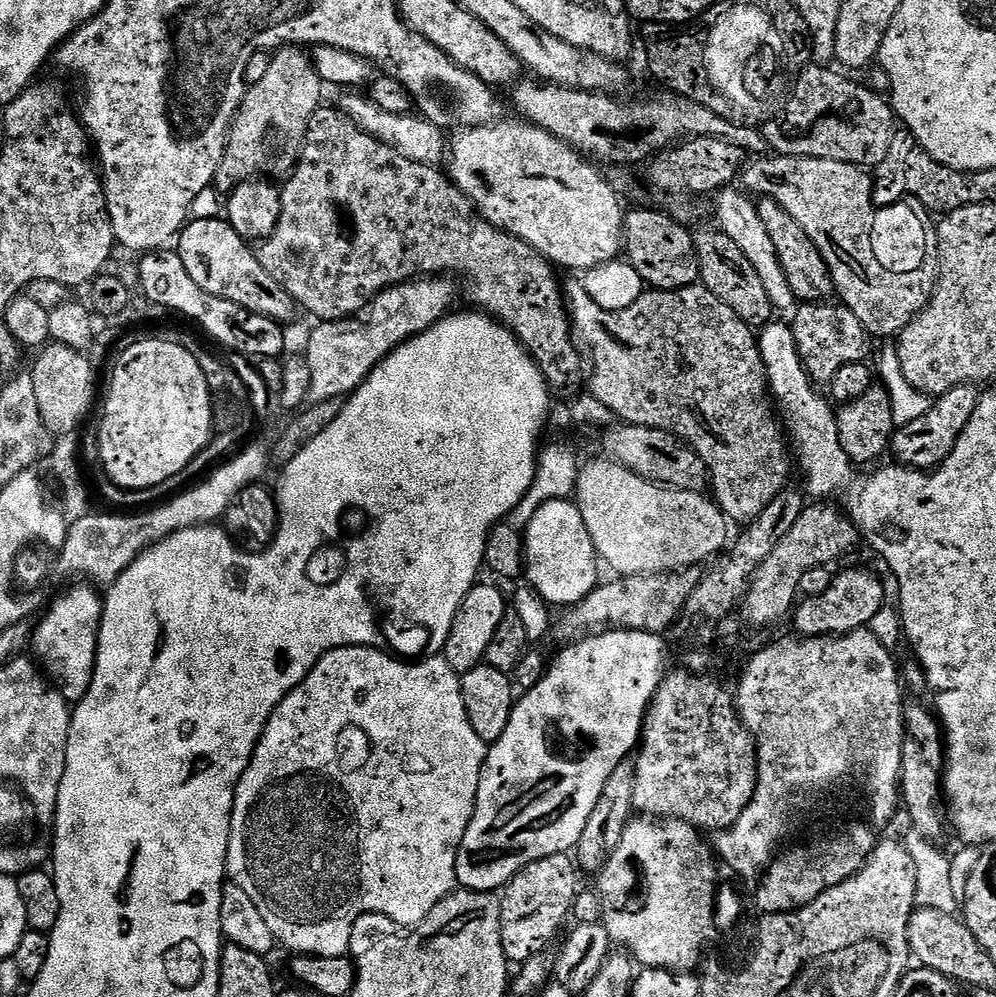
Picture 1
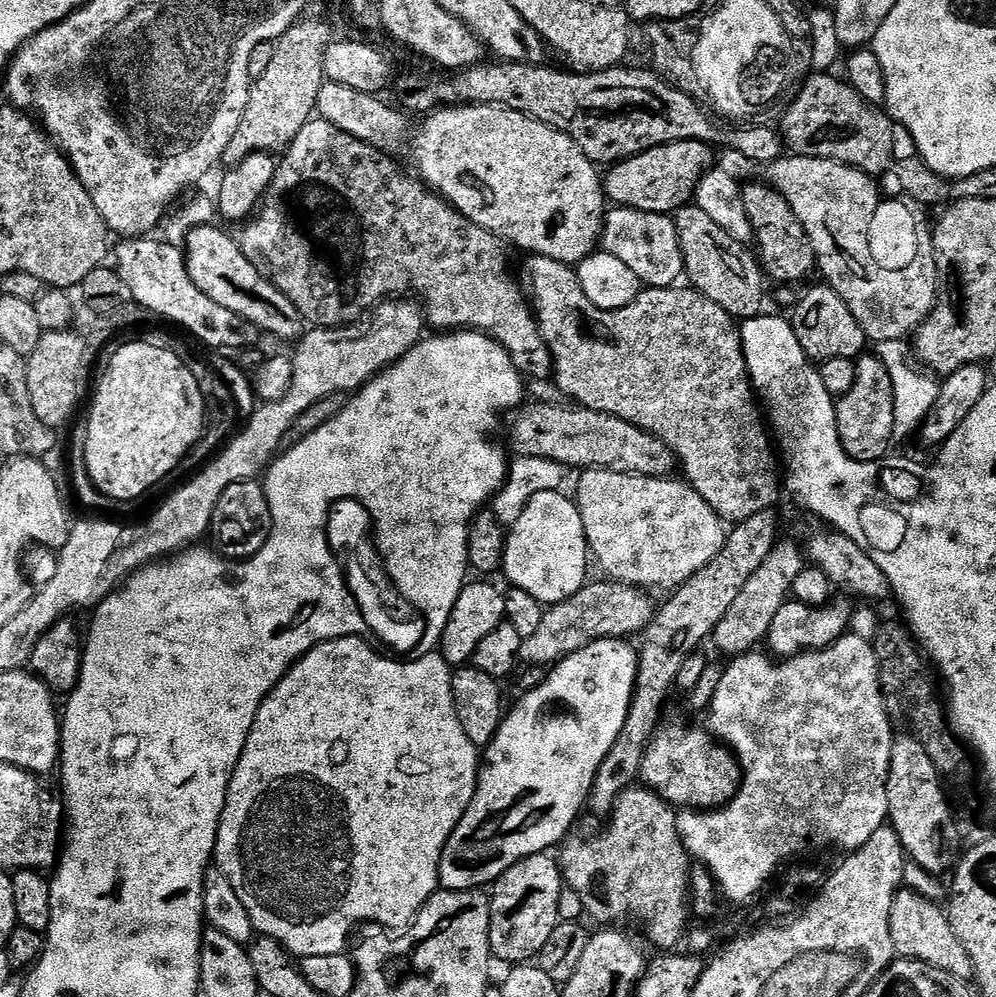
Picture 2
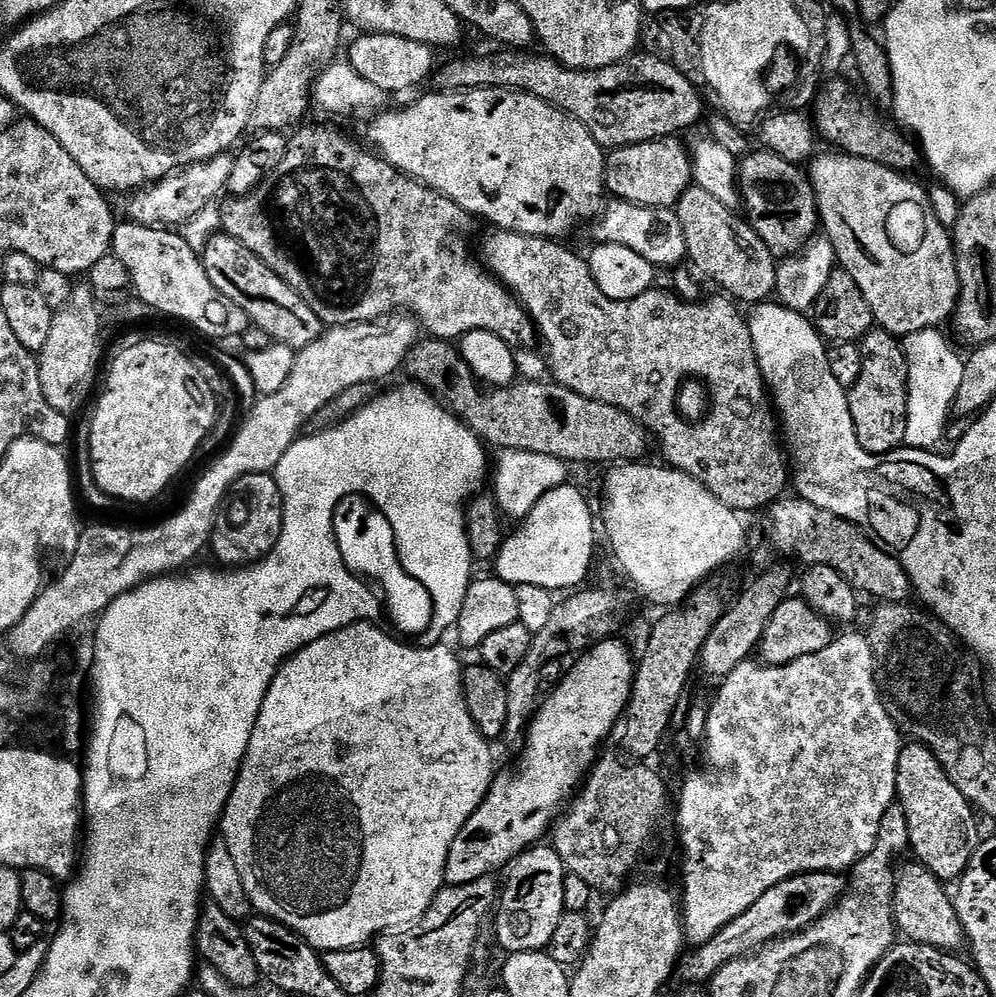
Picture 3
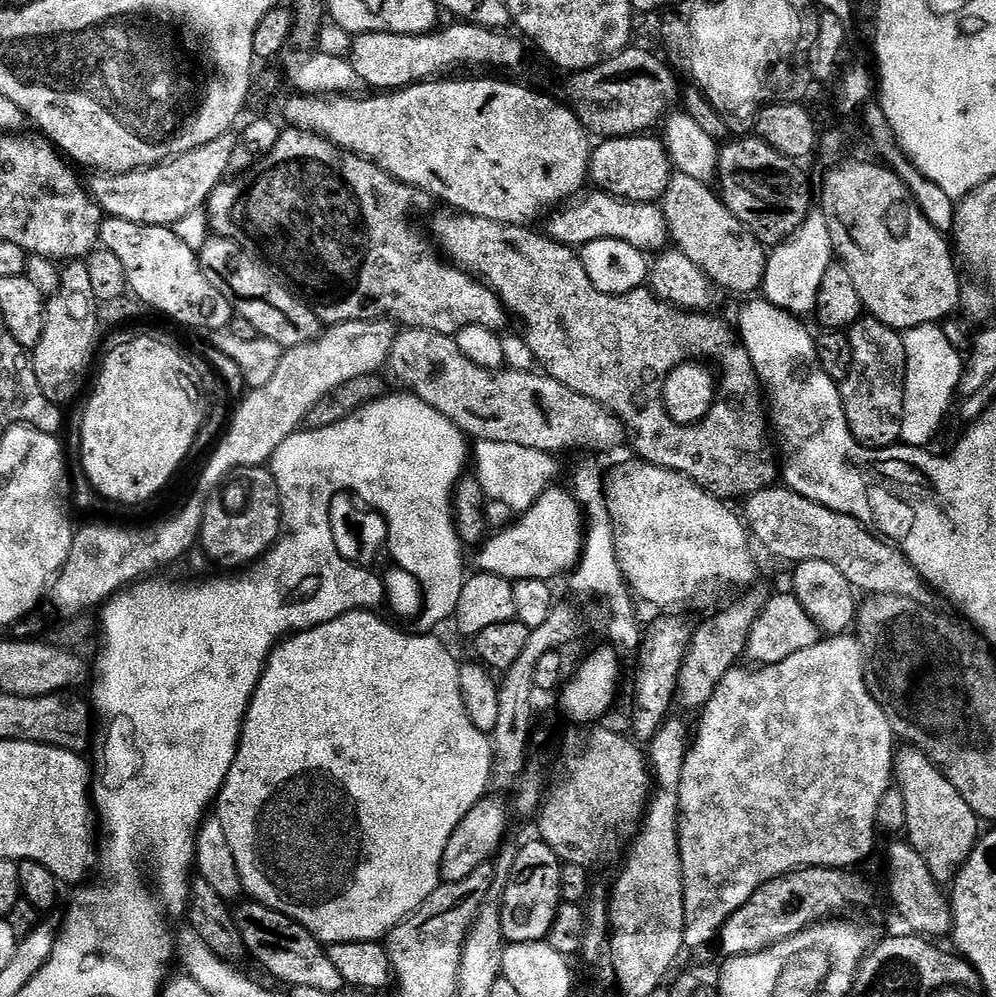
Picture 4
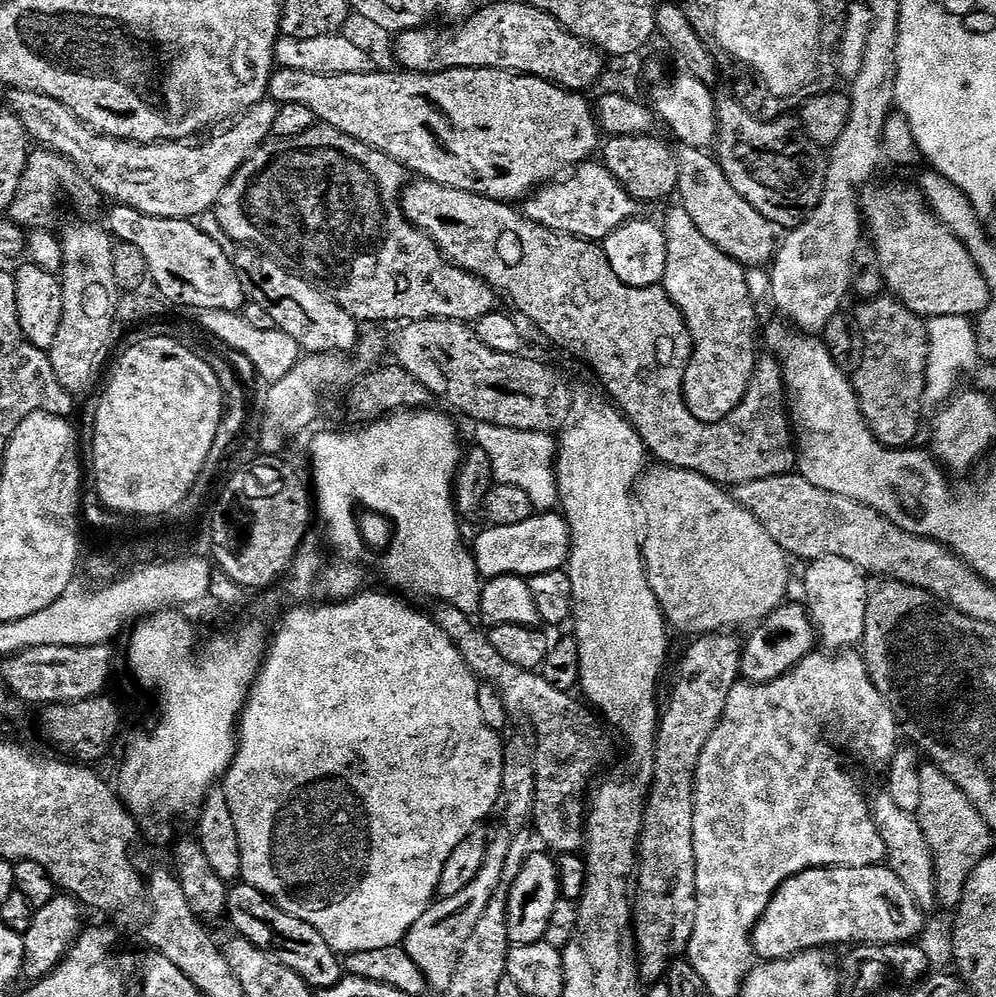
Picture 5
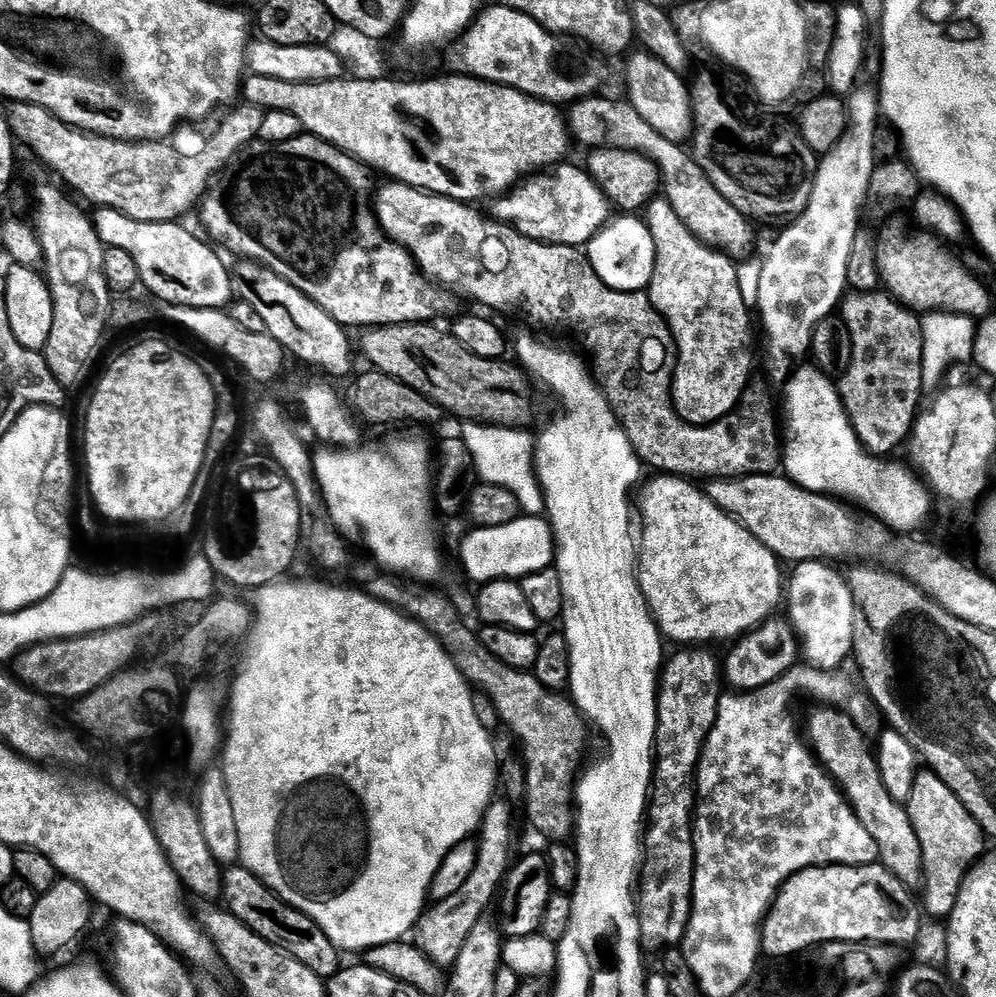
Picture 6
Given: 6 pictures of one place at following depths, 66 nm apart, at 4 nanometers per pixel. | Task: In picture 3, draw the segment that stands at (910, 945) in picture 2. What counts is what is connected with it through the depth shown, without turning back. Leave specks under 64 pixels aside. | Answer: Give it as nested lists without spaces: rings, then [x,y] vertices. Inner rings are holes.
[[[911,862],[895,869],[896,888],[892,891],[892,914],[895,927],[901,937],[914,944],[940,949],[941,952],[955,953],[956,944],[965,943],[960,920],[956,917],[956,906],[951,895],[944,893],[945,885],[936,879],[923,864]]]

